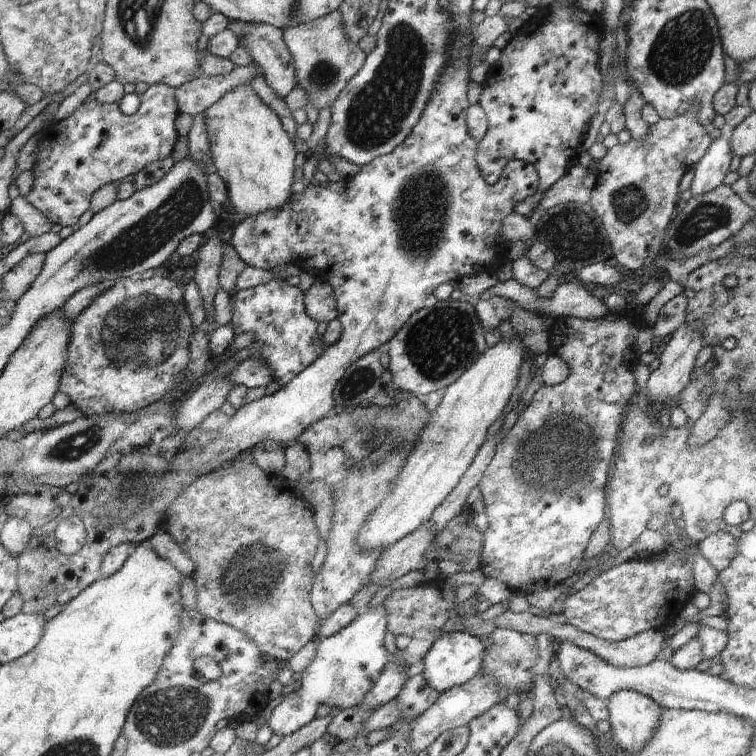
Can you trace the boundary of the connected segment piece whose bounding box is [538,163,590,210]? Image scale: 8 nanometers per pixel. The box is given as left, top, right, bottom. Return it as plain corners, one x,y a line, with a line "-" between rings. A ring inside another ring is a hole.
576,163
567,168
567,172
554,182
540,199
539,208
551,208
555,204
563,202
587,202
590,197
590,190
583,186
583,178
588,174
587,168
581,167

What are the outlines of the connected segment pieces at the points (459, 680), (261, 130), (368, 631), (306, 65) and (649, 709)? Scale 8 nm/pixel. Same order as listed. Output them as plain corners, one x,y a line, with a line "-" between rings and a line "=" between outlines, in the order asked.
461,630
445,632
434,641
423,658
423,674
436,691
451,691
454,686
465,685
482,672
485,655
486,648
482,639
469,636
=
252,83
242,84
236,89
233,89
230,93
227,93
219,102
216,102
211,108
208,108
204,112
206,118
207,132
210,140
210,149
212,152
212,168
215,172
221,175
221,178
224,178
224,181
227,183
230,202
235,208
236,212
241,215
241,218
247,216
258,215
268,210
281,209
282,206
289,202
289,199
292,197
295,189
298,188
297,184
293,182
293,176
295,176
295,166
298,166
296,162
296,156
298,155
298,150
296,149
296,143
293,142
292,136
285,130
284,123
281,120
281,117
257,94
256,90
253,88
=
383,603
376,609
363,609
355,622
347,625
340,633
322,638
316,657
302,672
301,681
298,682
300,685
271,711
267,724
272,734
281,740
295,734
317,718
317,710
323,704
339,712
366,702
390,659
383,644
389,630
387,617
=
340,10
313,22
285,29
284,39
296,62
298,85
305,90
309,103
319,112
332,106
346,84
363,68
368,57
347,36
=
621,689
608,696
606,709
608,712
607,721
610,724
609,737
612,748
623,754
632,755
638,753
648,744
659,722
662,708
643,693
631,689

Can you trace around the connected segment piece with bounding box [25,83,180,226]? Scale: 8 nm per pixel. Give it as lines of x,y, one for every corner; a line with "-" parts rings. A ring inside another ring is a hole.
163,83
150,85
140,97
141,104
137,112
127,115
121,112
118,102
101,103
90,96
69,117
61,119
53,126
46,126
45,138
39,145
39,160
33,170
34,187
31,194
25,198
53,224
61,226
77,224
77,218
81,218
89,210
91,198
97,190
106,184
128,181
131,176
141,172
147,164
171,156
179,138
175,122
180,117
174,88

